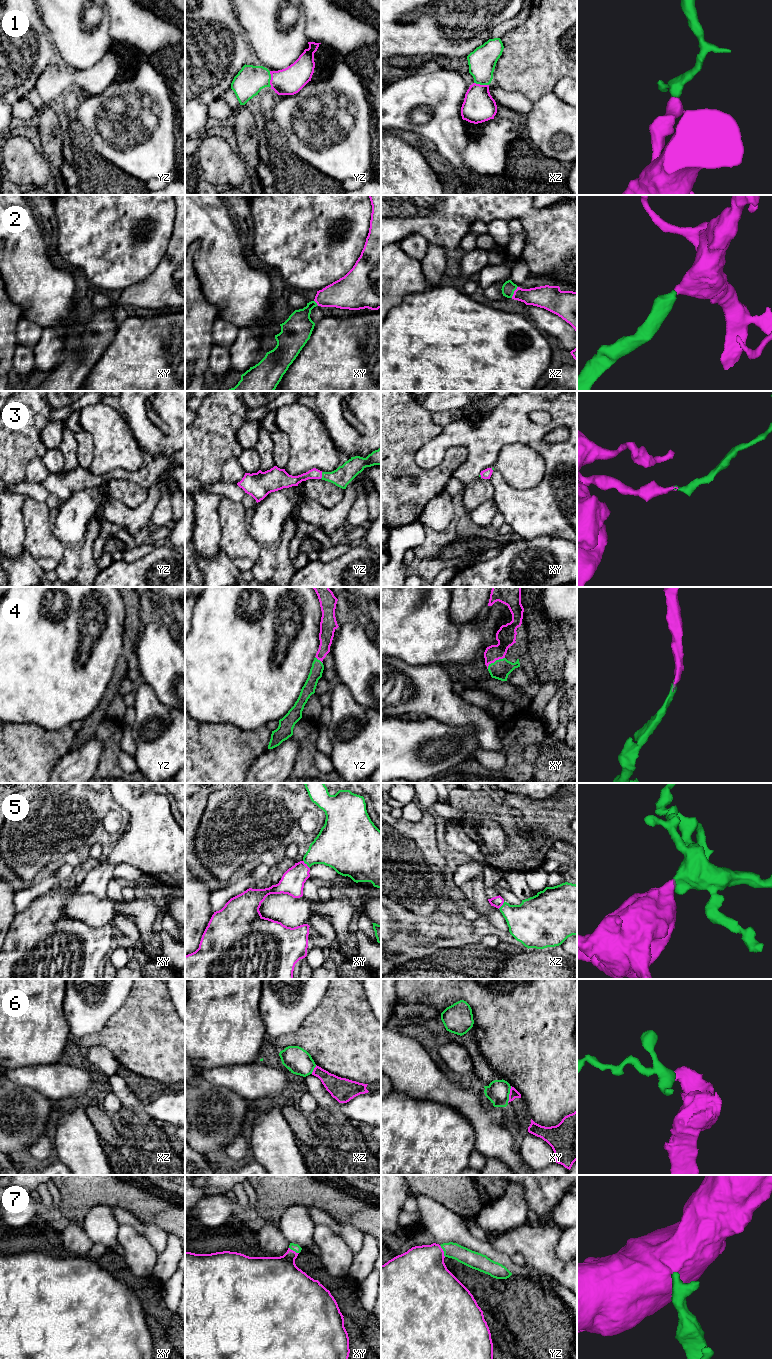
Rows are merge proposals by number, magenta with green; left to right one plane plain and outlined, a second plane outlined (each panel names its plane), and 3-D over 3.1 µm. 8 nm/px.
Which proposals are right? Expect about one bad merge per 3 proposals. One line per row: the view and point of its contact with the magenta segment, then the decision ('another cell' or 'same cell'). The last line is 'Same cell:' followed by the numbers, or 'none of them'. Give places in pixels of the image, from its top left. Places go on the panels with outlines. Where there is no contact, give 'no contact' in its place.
1: meets magenta in yz at (271, 79); same cell
2: meets magenta in xz at (514, 292); same cell
3: meets magenta in yz at (321, 475); same cell
4: meets magenta in xy at (495, 660); same cell
5: meets magenta in xy at (305, 864); same cell
6: meets magenta in xy at (509, 1094); another cell
7: meets magenta in yz at (443, 1251); same cell
Same cell: 1, 2, 3, 4, 5, 7

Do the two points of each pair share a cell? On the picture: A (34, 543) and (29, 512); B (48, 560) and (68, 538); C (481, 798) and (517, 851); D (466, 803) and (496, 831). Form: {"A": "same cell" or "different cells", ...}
{"A": "same cell", "B": "different cells", "C": "same cell", "D": "different cells"}

